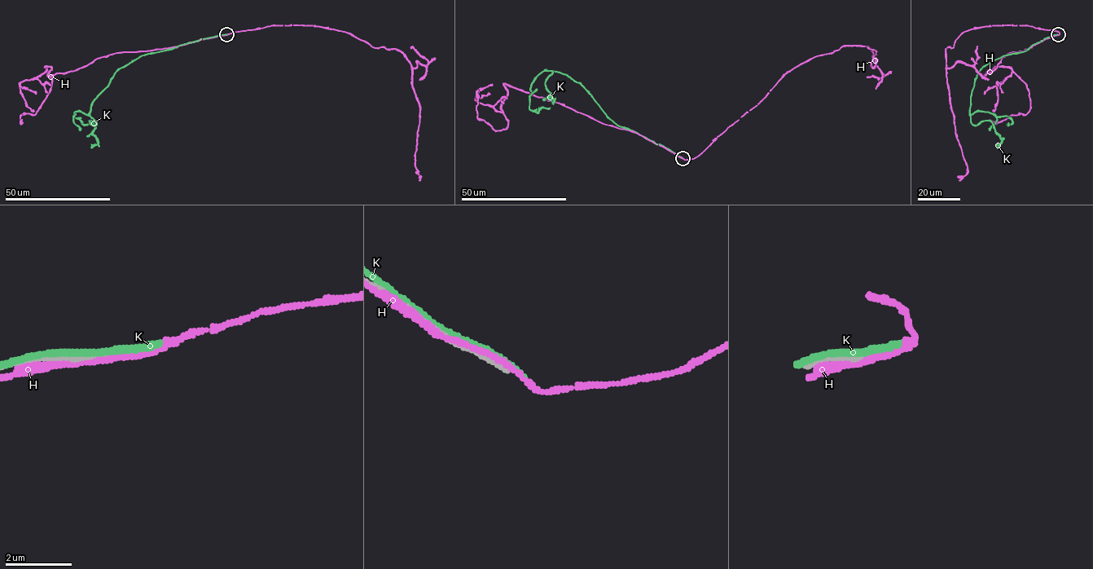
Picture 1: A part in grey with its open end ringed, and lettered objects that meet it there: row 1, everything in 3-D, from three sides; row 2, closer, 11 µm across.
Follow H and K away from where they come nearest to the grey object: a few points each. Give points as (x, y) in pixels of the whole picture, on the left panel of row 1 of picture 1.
H: (226, 34), (270, 25), (321, 26), (348, 33), (372, 46), (397, 48), (410, 64), (419, 108), (419, 180)
K: (222, 34), (148, 53), (119, 69), (87, 114), (74, 112), (74, 116), (83, 124), (94, 125)

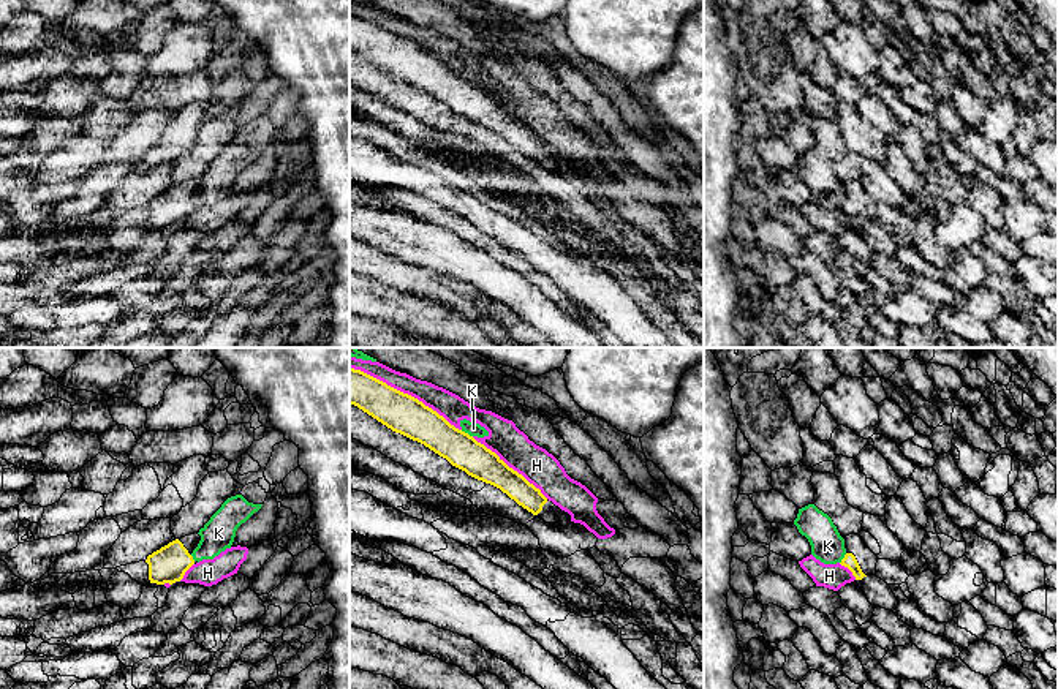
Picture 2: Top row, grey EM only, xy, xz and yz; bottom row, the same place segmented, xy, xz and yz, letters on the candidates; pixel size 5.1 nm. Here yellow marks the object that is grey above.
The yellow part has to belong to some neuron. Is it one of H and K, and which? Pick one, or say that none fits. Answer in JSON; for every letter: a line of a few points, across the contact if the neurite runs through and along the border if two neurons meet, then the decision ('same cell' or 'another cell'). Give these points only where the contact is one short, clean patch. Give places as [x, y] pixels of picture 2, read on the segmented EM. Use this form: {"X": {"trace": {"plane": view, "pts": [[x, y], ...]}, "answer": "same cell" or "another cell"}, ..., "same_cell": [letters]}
{"H": {"answer": "another cell"}, "K": {"answer": "another cell"}, "same_cell": []}

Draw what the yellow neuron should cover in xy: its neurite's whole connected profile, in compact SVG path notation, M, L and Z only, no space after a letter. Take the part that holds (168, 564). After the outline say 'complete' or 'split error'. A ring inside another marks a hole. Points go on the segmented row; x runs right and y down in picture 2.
M198 533L176 539L147 556L150 583L164 585L180 582L185 572L196 564L191 553L198 547Z; split error

